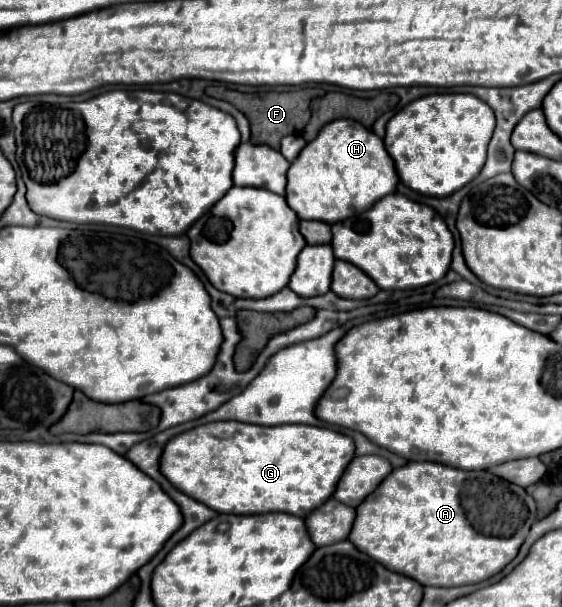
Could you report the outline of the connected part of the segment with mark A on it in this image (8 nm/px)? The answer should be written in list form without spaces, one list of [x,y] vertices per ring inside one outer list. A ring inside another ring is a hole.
[[[406,463],[402,467],[396,467],[380,485],[374,493],[368,495],[368,499],[356,507],[356,519],[352,525],[352,531],[348,535],[348,539],[352,541],[352,545],[356,545],[356,549],[360,549],[362,553],[366,553],[368,557],[372,557],[374,561],[380,561],[386,569],[392,569],[396,573],[402,573],[406,577],[412,577],[414,581],[418,581],[420,585],[440,585],[440,587],[452,587],[452,585],[468,585],[468,583],[480,583],[490,579],[492,575],[500,573],[516,555],[520,545],[526,539],[528,529],[532,527],[532,523],[536,521],[536,505],[534,499],[518,485],[512,485],[508,481],[500,481],[500,477],[492,475],[490,471],[462,471],[462,469],[452,469],[440,463]]]

